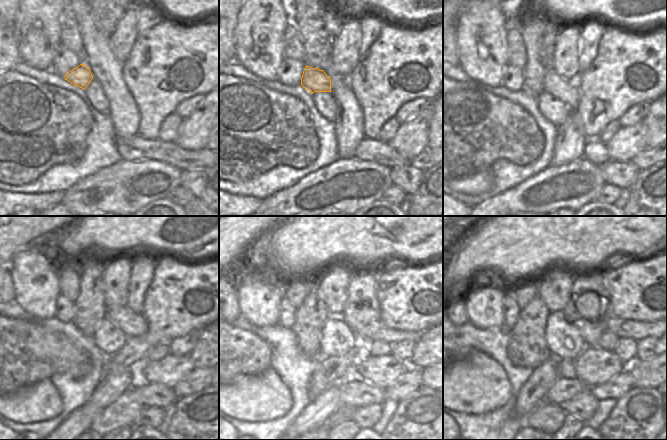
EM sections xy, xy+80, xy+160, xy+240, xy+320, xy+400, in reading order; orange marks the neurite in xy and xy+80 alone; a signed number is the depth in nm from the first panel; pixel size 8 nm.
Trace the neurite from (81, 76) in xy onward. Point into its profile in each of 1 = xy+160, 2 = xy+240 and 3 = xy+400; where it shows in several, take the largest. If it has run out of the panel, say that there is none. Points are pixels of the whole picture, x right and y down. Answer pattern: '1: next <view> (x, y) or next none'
1: next xy+160 (566, 91)
2: next xy+240 (131, 323)
3: next xy+400 (622, 328)

